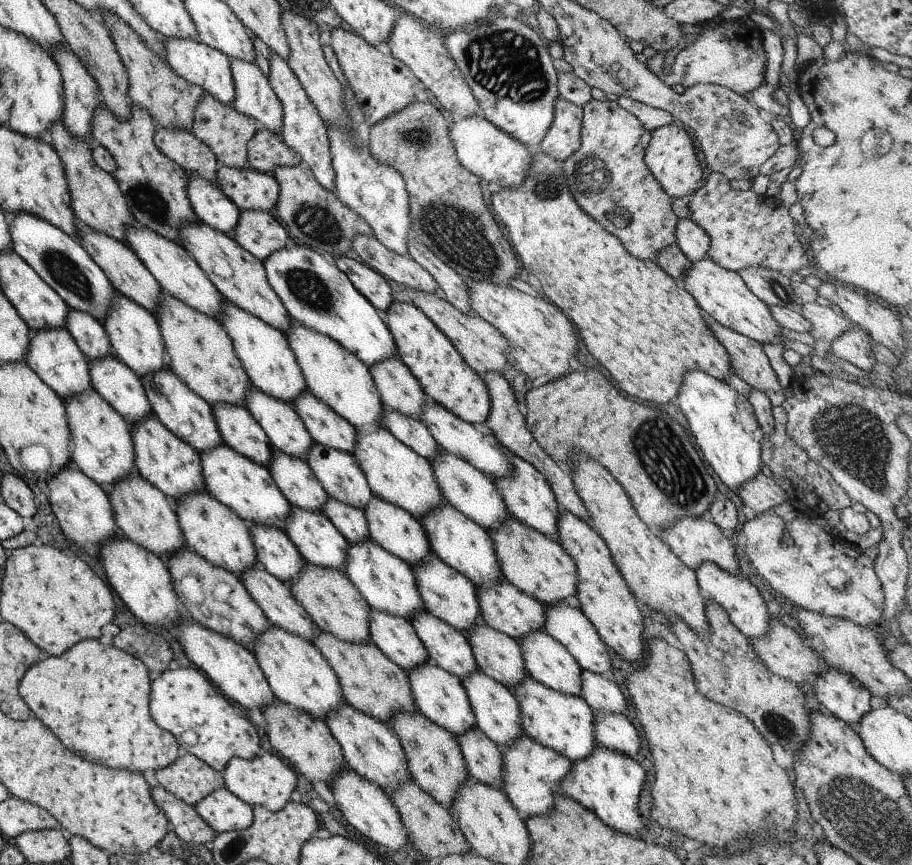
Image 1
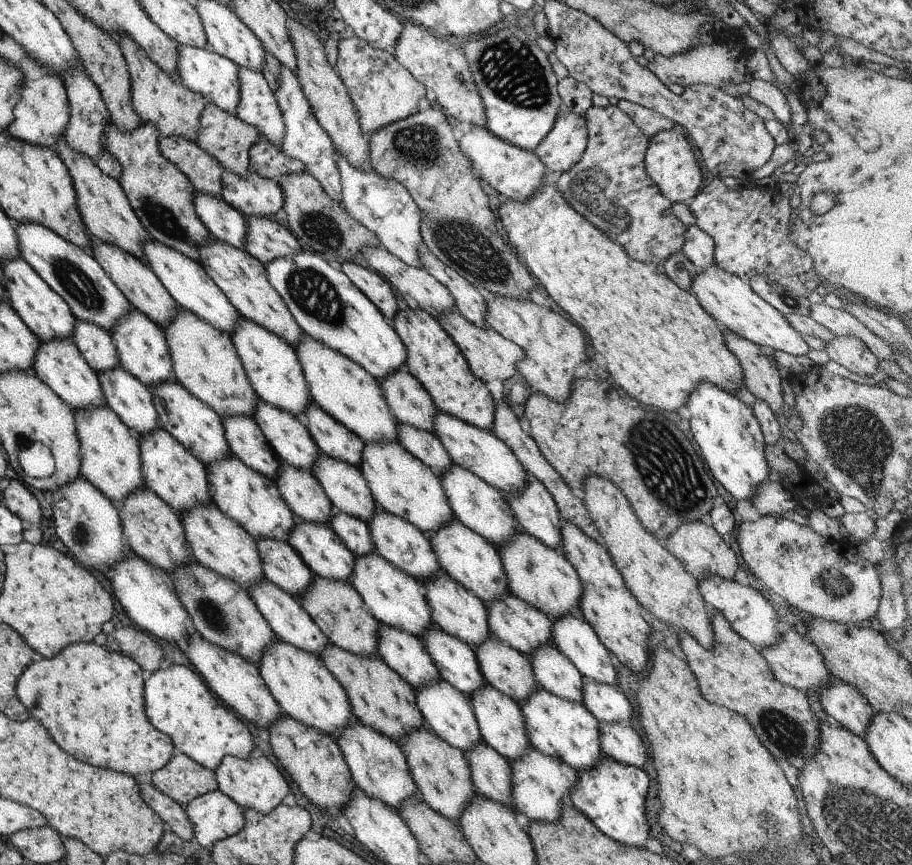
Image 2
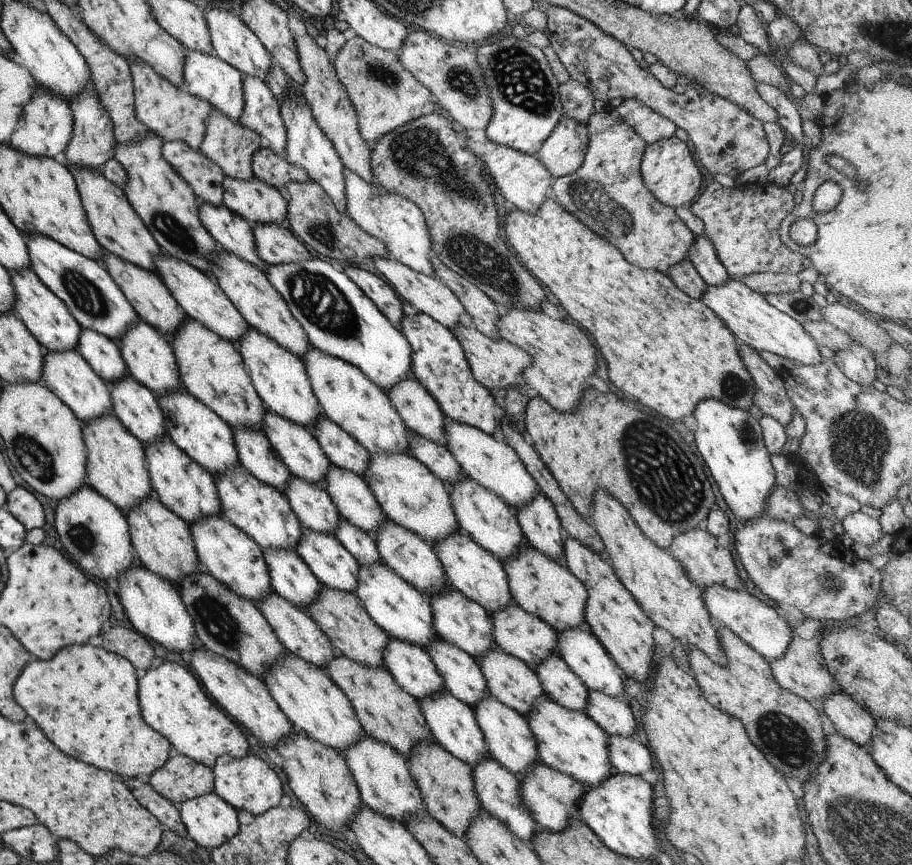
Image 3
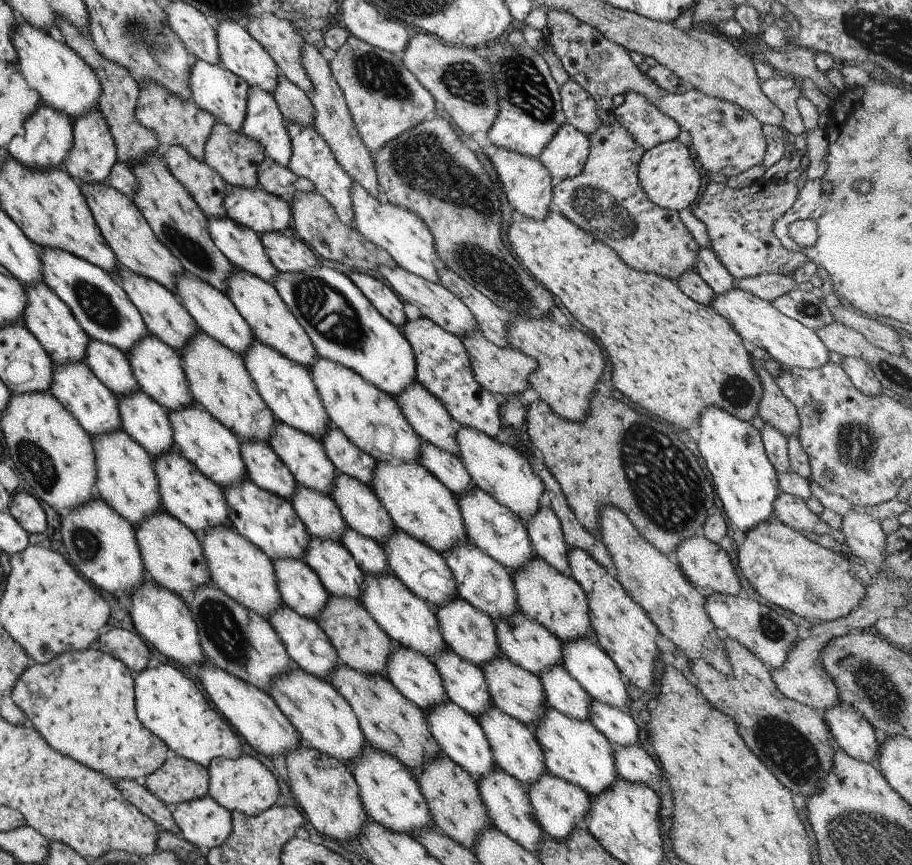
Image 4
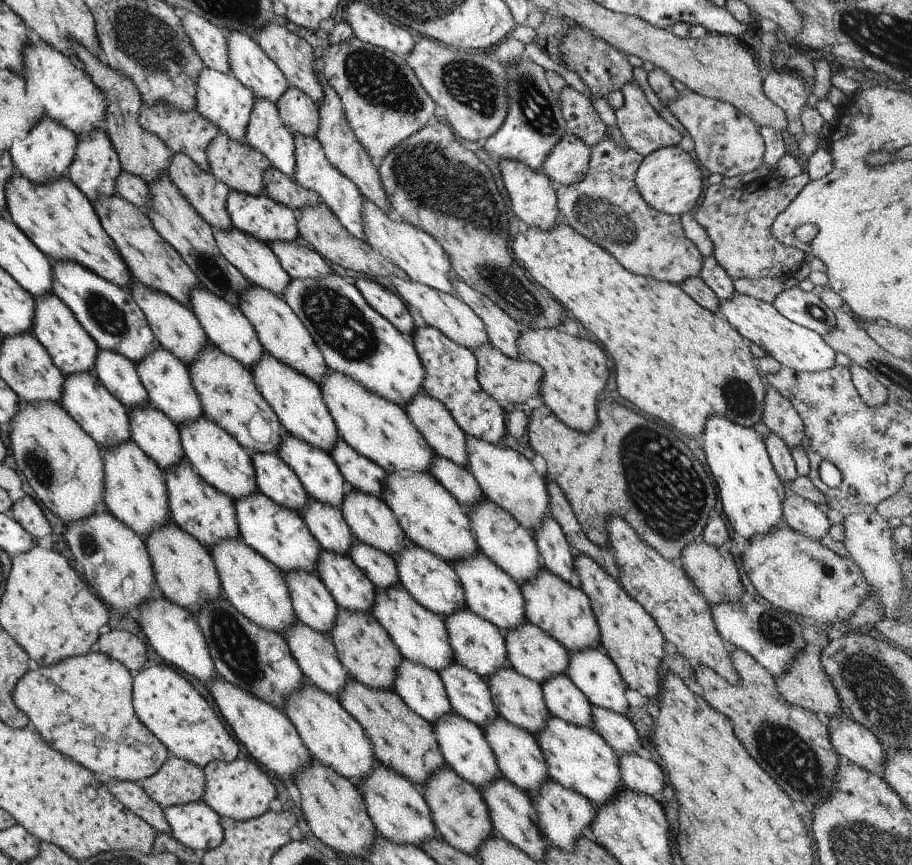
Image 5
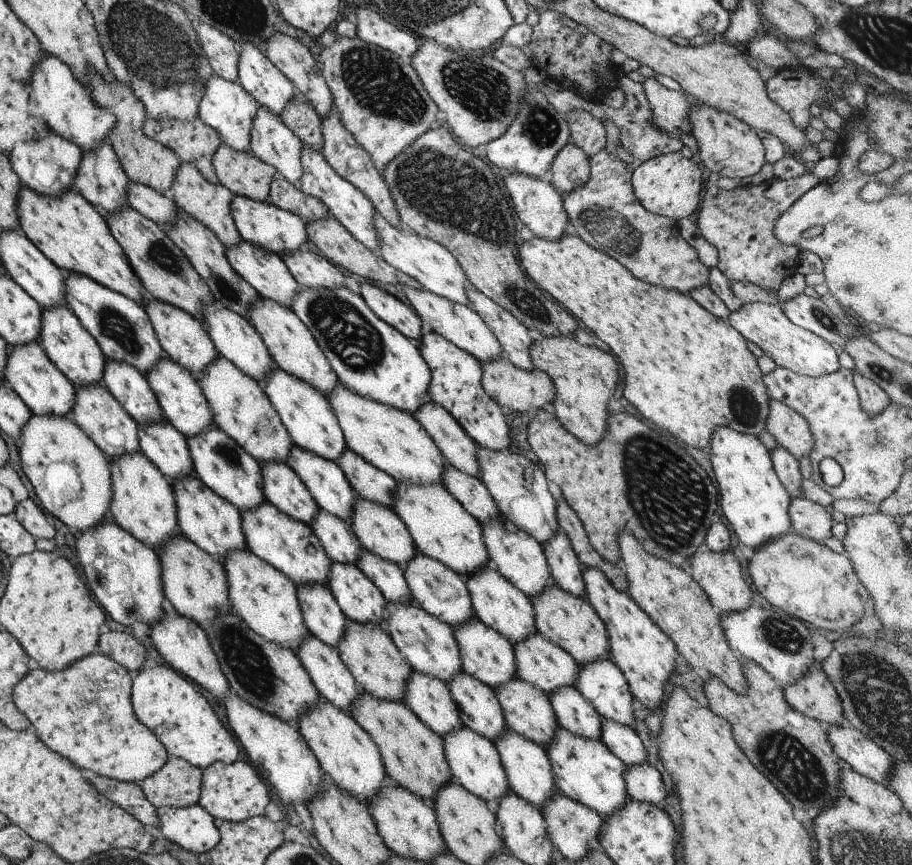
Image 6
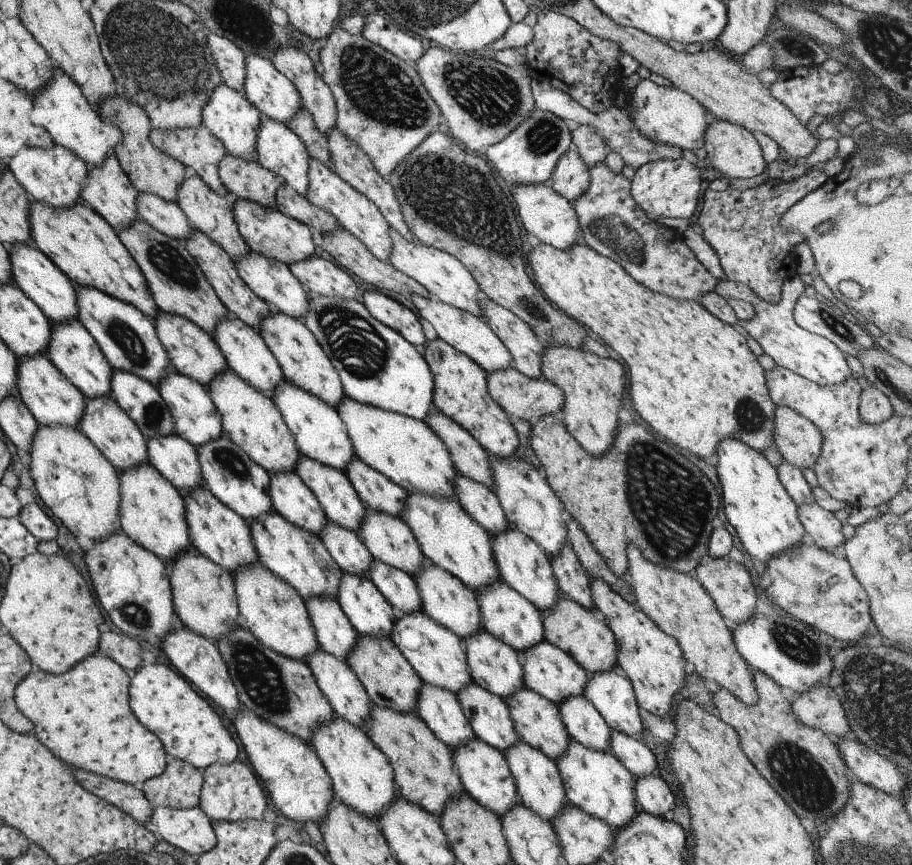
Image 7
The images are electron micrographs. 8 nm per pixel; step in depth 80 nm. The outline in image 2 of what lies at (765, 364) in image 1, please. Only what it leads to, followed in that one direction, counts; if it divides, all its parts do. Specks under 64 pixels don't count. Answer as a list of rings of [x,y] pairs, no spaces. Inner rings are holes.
[[[721,327],[724,345],[738,360],[742,368],[742,382],[747,390],[761,399],[774,416],[782,414],[783,403],[780,376],[773,362],[765,356],[762,348],[746,338]]]

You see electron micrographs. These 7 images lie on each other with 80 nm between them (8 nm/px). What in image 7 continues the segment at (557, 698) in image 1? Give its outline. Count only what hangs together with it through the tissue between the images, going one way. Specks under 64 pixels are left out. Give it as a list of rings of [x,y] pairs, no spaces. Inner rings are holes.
[[[571,739],[561,758],[553,762],[561,776],[565,798],[569,805],[589,814],[591,818],[605,822],[615,831],[621,830],[635,818],[638,811],[635,796],[633,796],[635,778],[610,752],[591,750]]]

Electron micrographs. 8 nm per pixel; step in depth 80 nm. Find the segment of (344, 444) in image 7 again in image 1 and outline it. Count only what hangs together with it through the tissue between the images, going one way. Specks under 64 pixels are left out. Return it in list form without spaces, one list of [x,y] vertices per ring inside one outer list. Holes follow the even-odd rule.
[[[225,298],[220,306],[219,322],[230,338],[233,352],[253,388],[289,404],[305,390],[306,386],[299,365],[280,330],[246,313]]]

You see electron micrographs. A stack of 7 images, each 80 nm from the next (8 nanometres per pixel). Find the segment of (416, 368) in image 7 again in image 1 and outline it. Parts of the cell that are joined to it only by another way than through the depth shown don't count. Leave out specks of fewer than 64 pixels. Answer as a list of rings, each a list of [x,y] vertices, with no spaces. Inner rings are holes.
[[[289,240],[282,249],[277,249],[264,258],[262,263],[267,282],[271,285],[291,319],[338,342],[343,350],[353,354],[367,368],[373,363],[376,364],[376,362],[384,361],[386,358],[397,356],[392,334],[384,323],[382,314],[373,308],[358,290],[355,290],[345,274],[335,266],[333,261],[327,259],[326,255]]]

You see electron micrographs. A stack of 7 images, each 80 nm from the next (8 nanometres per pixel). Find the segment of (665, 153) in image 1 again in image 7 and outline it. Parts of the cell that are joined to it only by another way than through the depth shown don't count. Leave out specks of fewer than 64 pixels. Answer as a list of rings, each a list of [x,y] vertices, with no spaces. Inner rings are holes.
[[[657,160],[637,168],[630,182],[629,194],[638,209],[652,220],[660,218],[691,218],[699,196],[699,186],[704,172],[700,165],[689,164],[687,160]]]

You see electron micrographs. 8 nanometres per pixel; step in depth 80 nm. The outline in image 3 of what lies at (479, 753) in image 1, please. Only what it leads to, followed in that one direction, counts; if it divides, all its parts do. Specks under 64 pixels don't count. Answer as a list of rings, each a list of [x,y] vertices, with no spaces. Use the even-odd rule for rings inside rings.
[[[489,756],[483,757],[479,763],[471,768],[475,794],[480,802],[481,811],[493,815],[498,821],[505,824],[519,840],[530,844],[530,838],[533,838],[538,827],[519,798],[518,777]]]

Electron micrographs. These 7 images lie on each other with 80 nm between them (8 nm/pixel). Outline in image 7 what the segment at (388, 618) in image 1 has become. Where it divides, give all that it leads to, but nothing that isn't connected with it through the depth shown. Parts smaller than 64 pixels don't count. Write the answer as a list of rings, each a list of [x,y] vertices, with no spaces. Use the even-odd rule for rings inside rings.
[[[421,681],[416,713],[427,729],[451,751],[473,740],[475,734],[457,702],[456,696]]]

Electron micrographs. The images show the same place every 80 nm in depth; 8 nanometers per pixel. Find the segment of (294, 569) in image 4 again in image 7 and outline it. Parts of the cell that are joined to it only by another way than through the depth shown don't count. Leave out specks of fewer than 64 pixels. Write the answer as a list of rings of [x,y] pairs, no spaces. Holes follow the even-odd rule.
[[[307,598],[304,600],[309,622],[315,630],[317,645],[337,660],[347,660],[349,650],[357,642],[357,632],[333,598]]]

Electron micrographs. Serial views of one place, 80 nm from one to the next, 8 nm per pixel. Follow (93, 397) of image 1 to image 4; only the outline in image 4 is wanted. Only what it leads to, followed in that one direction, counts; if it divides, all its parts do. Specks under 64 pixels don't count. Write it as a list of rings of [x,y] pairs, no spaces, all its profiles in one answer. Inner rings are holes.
[[[113,430],[111,434],[90,436],[95,454],[95,491],[97,498],[113,508],[123,520],[133,527],[147,516],[162,509],[159,498],[159,484],[153,472],[153,458],[147,455],[141,446],[129,438],[122,430]]]

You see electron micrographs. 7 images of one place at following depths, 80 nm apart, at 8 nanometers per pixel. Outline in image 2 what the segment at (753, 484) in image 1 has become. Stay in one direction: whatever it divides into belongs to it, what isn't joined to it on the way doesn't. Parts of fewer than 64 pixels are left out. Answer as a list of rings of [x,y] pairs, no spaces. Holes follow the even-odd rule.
[[[769,479],[756,486],[749,501],[760,515],[779,515],[786,510],[797,509],[791,495],[777,481]]]

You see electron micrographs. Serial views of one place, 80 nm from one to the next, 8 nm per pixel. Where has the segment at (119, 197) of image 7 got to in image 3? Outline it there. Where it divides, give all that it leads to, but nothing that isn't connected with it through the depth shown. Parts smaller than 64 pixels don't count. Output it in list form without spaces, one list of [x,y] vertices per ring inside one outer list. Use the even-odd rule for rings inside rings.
[[[91,85],[85,88],[77,98],[73,98],[68,106],[72,114],[71,138],[69,138],[69,144],[67,144],[67,148],[65,148],[65,152],[60,159],[67,168],[77,166],[77,168],[89,168],[89,170],[100,172],[101,166],[113,157],[115,146],[109,116],[101,108],[96,92]]]

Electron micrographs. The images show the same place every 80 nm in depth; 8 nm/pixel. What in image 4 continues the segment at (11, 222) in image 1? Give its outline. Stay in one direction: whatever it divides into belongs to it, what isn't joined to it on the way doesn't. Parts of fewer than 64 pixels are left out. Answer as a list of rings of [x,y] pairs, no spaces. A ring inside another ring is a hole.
[[[39,247],[39,250],[41,252],[39,258],[41,258],[42,282],[69,308],[74,320],[89,339],[109,344],[109,346],[127,354],[135,342],[141,342],[141,338],[147,336],[147,328],[145,328],[137,308],[131,304],[127,294],[123,292],[123,288],[114,276],[103,272],[93,264],[89,264],[89,262],[85,262],[85,260],[81,260],[73,254],[69,254],[69,252],[65,252],[65,250],[49,247]]]

